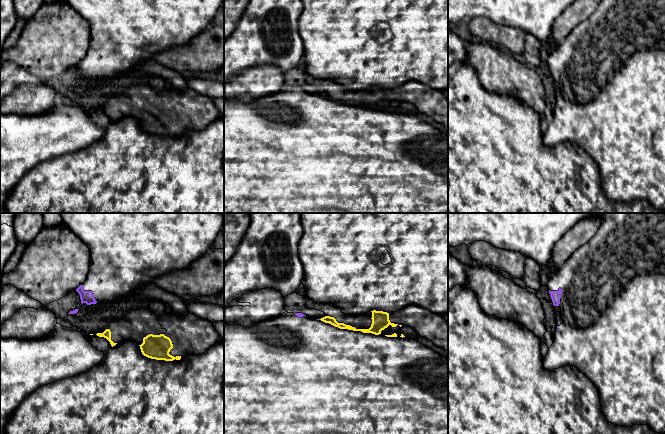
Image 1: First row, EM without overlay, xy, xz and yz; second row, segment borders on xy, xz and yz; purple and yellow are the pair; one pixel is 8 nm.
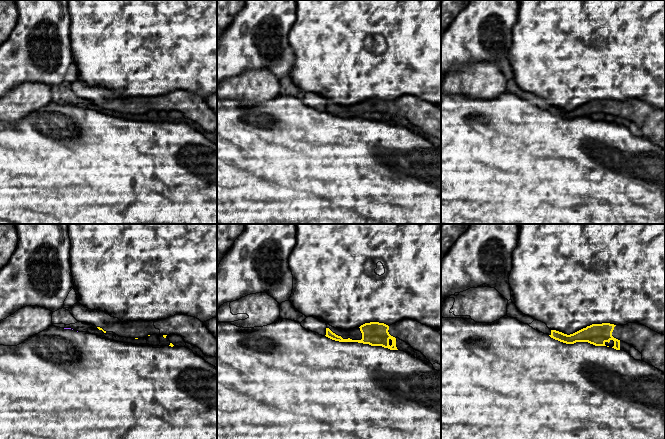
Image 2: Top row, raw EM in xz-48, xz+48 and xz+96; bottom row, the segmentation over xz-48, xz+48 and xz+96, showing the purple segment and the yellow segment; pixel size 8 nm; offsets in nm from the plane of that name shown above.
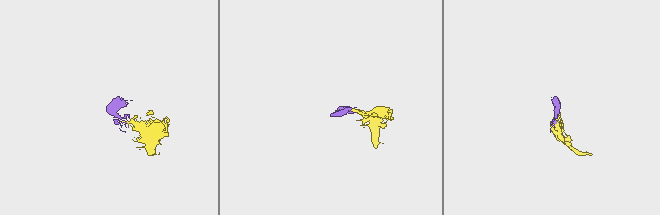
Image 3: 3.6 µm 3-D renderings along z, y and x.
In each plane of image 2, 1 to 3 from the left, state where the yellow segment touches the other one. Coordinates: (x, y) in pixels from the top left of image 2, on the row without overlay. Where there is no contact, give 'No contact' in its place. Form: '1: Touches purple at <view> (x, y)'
1: No contact
2: No contact
3: No contact

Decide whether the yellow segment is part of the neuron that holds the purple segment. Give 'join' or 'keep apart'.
keep apart

